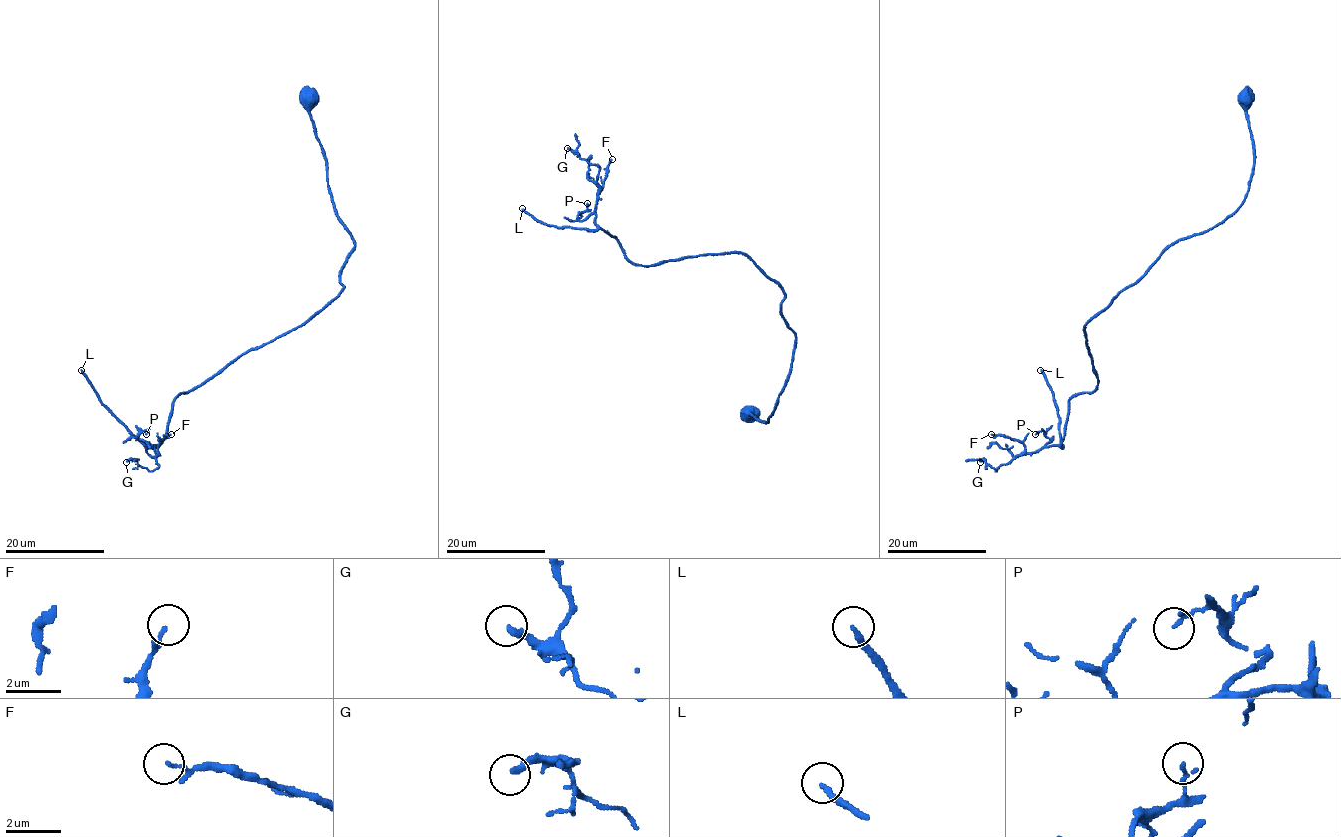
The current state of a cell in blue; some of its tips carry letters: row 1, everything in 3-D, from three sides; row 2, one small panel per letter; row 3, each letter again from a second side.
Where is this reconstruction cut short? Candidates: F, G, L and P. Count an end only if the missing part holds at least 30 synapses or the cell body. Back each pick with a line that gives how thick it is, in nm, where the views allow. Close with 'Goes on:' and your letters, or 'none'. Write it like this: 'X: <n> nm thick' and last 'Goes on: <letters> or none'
L: 220 nm thick
Goes on: L

